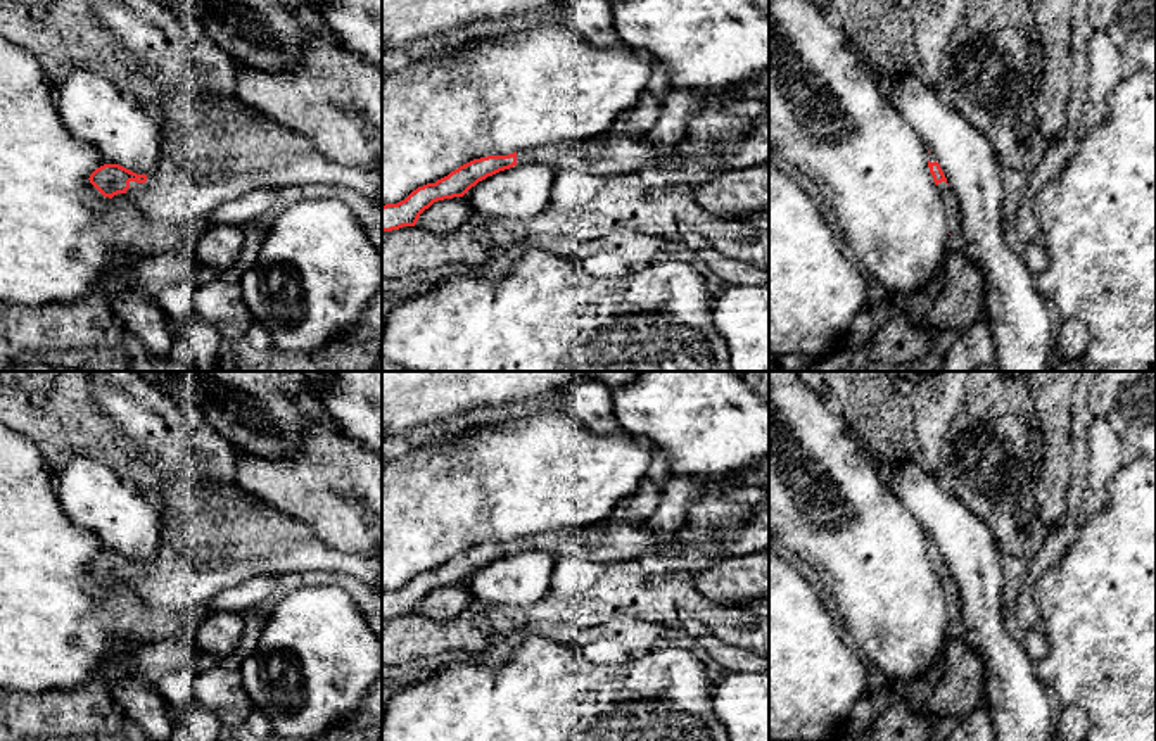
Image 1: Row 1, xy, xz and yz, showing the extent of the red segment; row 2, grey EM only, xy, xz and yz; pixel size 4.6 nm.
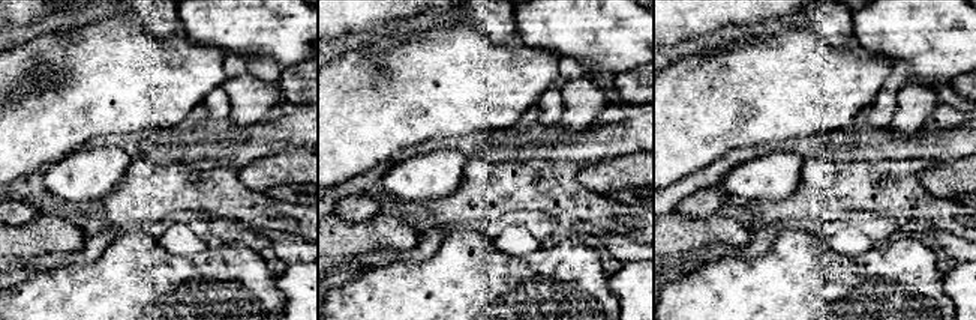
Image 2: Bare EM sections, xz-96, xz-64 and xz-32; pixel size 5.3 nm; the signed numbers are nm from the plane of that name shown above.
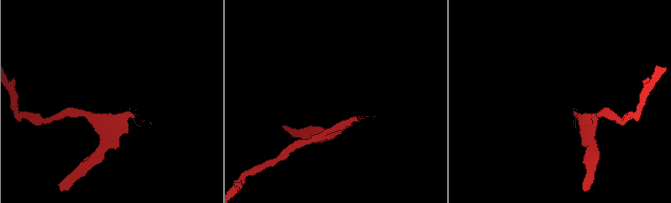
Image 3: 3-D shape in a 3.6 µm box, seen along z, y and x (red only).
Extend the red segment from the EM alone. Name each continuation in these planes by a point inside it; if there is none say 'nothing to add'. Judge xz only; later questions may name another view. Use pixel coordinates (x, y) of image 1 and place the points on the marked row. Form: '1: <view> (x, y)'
1: xz (616, 152)

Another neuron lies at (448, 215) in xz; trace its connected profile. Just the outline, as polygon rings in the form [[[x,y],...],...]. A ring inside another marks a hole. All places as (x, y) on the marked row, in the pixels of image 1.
[[[453,197],[434,202],[425,209],[416,225],[418,228],[432,233],[454,231],[475,216],[475,211],[465,197]]]

